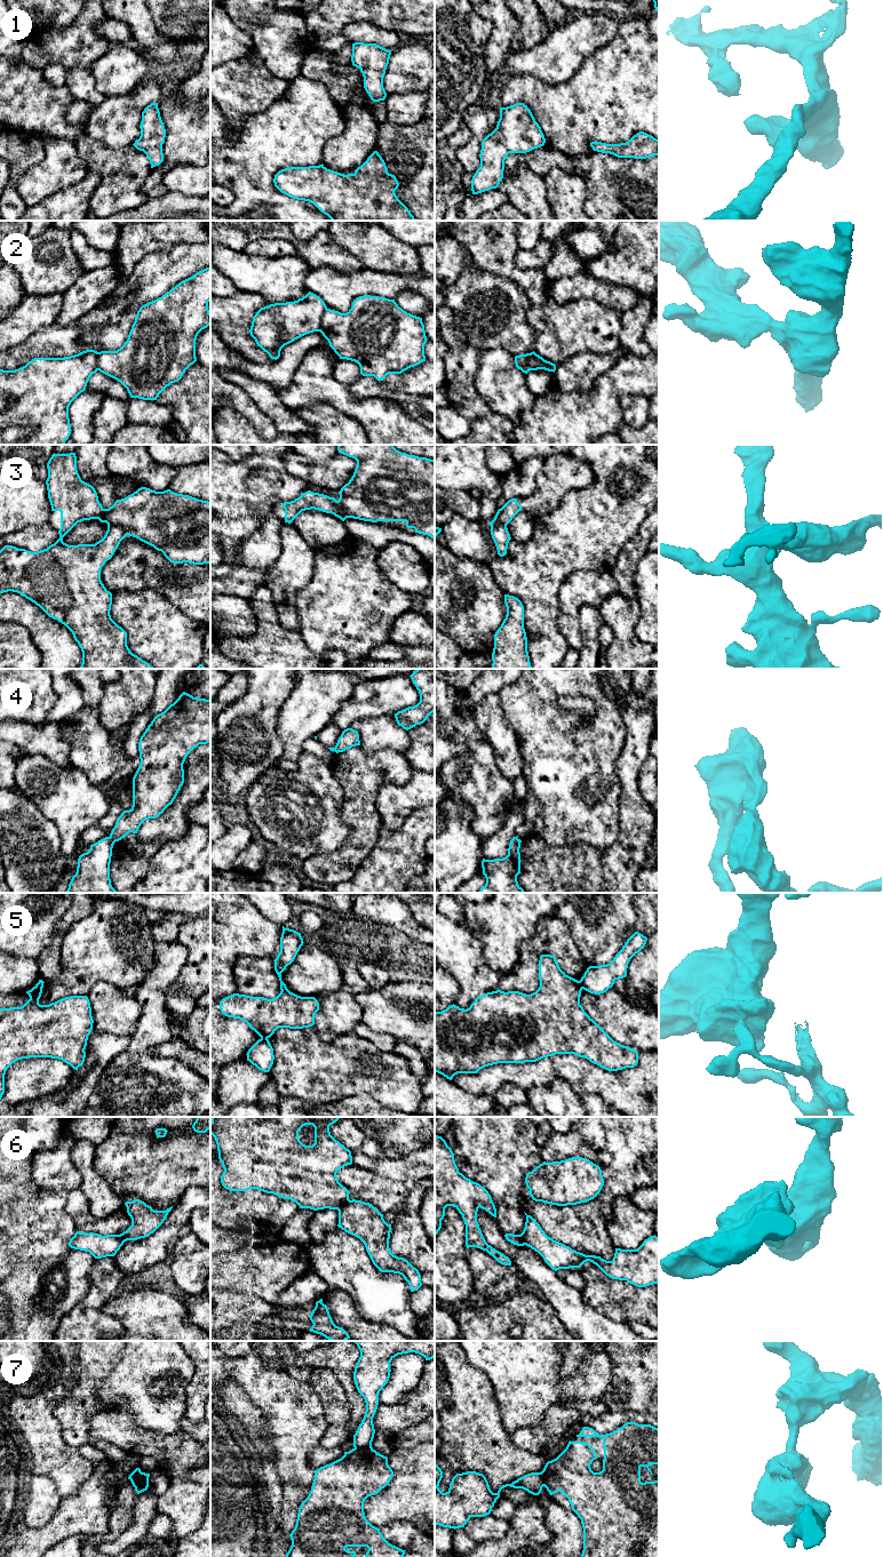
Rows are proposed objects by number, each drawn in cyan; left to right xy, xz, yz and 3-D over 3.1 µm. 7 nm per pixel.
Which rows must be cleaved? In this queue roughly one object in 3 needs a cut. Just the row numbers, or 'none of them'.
2, 3, 4, 5, 6, 7

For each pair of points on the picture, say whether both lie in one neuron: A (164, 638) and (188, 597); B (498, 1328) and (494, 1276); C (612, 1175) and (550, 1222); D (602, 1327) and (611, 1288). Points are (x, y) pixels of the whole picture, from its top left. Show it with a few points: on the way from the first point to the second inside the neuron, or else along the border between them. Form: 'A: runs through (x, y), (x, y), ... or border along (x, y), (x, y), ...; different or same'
A: border along (159, 592), (198, 622); different
B: border along (512, 1292), (504, 1298); different
C: runs through (607, 1194), (579, 1222), (569, 1222); same
D: border along (582, 1299), (606, 1316), (627, 1323); different

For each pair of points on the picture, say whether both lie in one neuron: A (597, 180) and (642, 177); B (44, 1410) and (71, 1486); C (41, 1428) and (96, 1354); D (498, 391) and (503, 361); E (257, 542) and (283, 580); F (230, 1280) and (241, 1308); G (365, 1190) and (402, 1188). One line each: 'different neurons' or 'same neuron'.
A: same neuron
B: same neuron
C: different neurons
D: same neuron
E: different neurons
F: different neurons
G: same neuron

